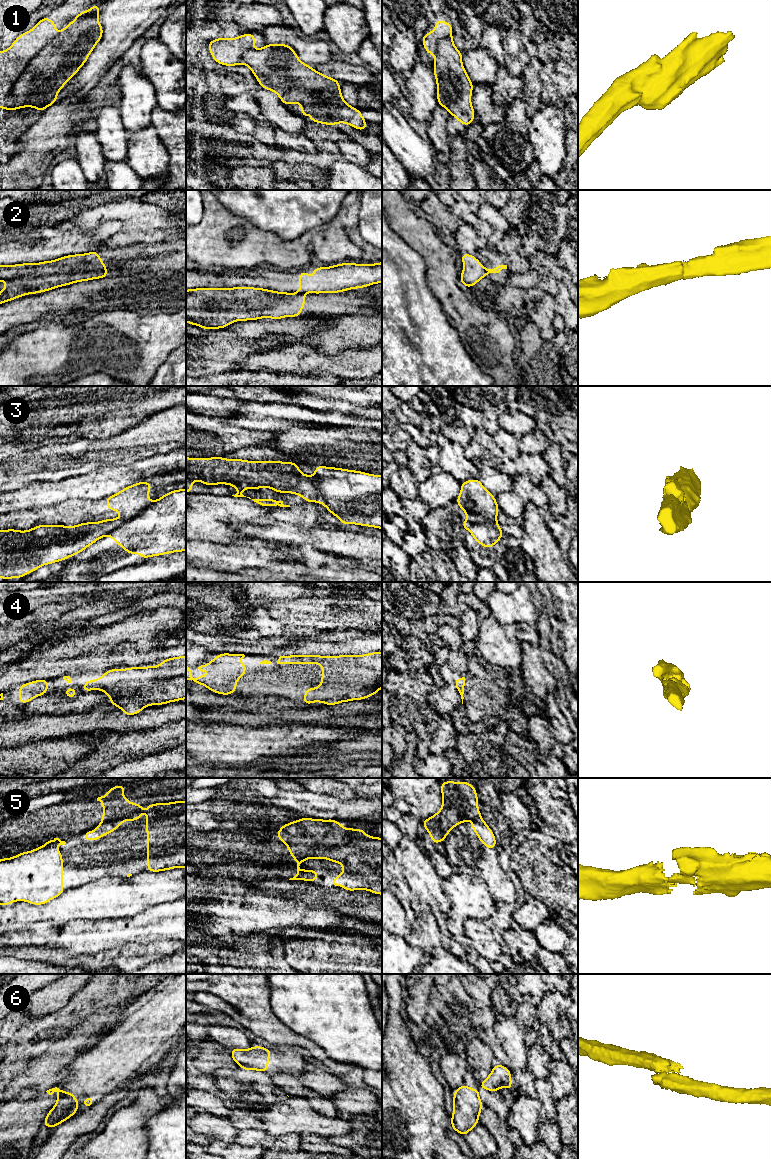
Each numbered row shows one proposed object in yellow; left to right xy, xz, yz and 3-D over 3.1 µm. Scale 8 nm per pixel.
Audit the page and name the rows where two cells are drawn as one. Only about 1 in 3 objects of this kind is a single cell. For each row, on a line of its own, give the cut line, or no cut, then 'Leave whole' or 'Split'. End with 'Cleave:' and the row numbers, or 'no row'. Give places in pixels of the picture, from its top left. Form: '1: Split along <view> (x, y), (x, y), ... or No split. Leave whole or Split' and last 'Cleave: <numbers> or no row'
1: Split along xy (55, 34), (30, 61), (1, 105). Split
2: Split along yz (485, 269), (486, 275). Split
3: Split along xy (151, 502), (133, 517), (124, 521), (105, 535). Split
4: No split. Leave whole
5: No split. Leave whole
6: Split along xy (62, 1090), (60, 1094). Split
Cleave: 1, 2, 3, 6

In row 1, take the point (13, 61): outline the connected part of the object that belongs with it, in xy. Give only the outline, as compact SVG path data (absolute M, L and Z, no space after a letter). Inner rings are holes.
M42 18L35 26L19 35L12 45L0 51L0 106L30 61L56 35L55 21Z

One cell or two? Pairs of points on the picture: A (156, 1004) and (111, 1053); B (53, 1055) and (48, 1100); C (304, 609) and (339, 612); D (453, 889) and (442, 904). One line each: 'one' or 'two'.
A: one
B: two
C: one
D: two

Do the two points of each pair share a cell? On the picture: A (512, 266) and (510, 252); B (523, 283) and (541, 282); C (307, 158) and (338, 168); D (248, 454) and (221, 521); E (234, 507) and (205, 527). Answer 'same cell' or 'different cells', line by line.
A: same cell
B: same cell
C: different cells
D: different cells
E: same cell

